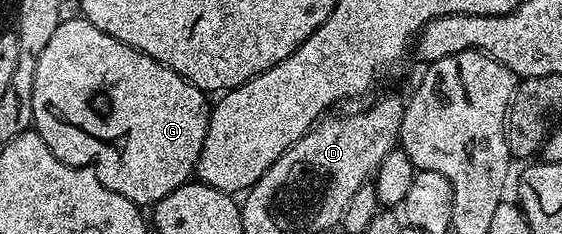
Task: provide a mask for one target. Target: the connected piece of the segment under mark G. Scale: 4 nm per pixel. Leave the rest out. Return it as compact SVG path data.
M83 18L65 19L51 35L50 42L47 42L46 48L42 50L42 54L37 60L37 70L33 80L31 123L34 125L34 131L46 142L48 149L62 163L70 165L71 168L91 168L92 173L98 178L98 182L102 182L102 186L106 186L106 190L114 190L118 194L122 194L122 198L130 198L130 202L135 204L152 206L156 201L166 198L166 194L170 194L174 189L189 183L190 177L196 171L196 163L202 154L202 146L208 129L210 104L209 101L204 100L207 100L205 93L183 80L174 70L158 63L154 58L118 42L110 34L98 30L98 26L94 26L88 20Z

